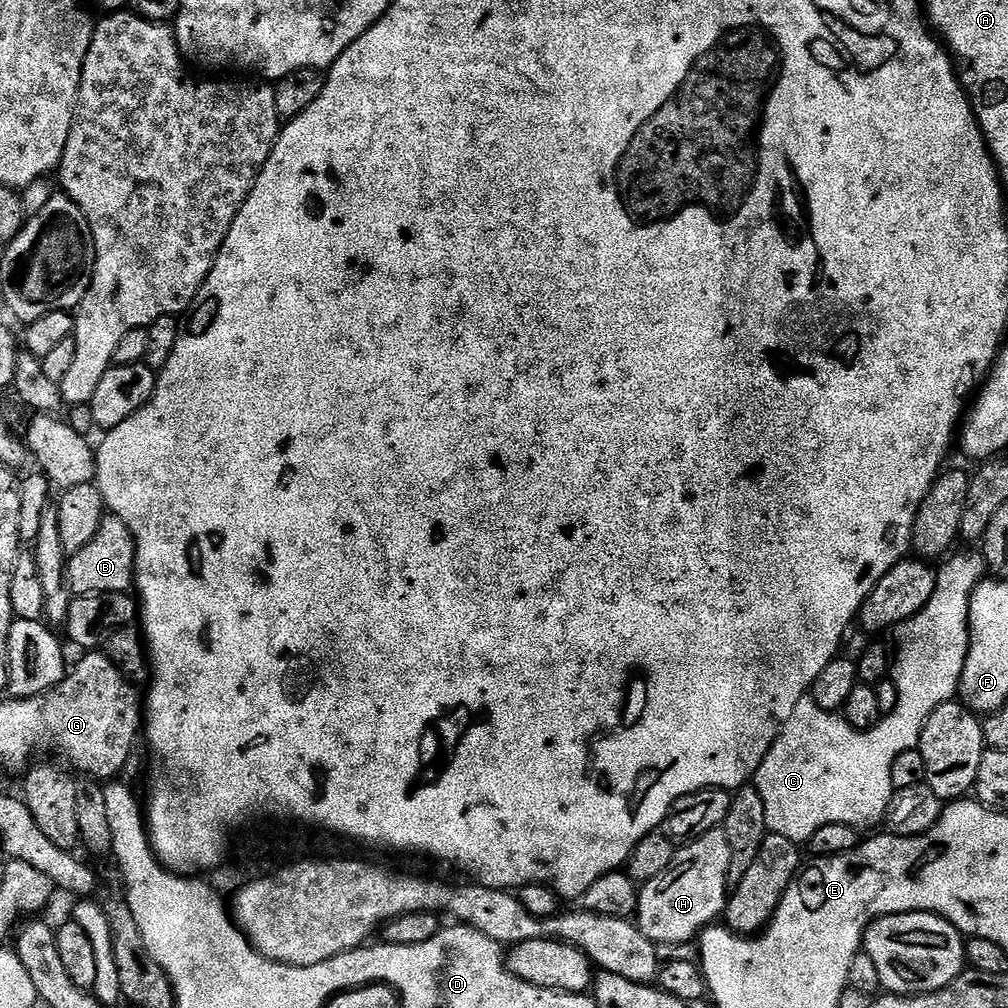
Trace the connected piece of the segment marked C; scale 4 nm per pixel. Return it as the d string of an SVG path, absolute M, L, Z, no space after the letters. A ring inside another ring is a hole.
M959 551L949 555L947 559L939 565L941 568L938 568L936 572L937 586L934 590L933 597L927 602L925 608L895 629L894 679L898 686L898 706L894 706L892 713L883 717L880 724L871 728L869 732L859 732L858 729L851 728L850 725L844 721L843 715L822 710L810 698L806 698L802 702L798 702L798 706L794 706L794 714L790 714L790 718L785 722L783 728L781 728L778 738L774 742L774 746L766 754L762 766L758 766L754 777L754 786L762 794L762 802L768 805L768 826L769 829L774 830L775 835L781 836L782 838L790 838L795 844L803 845L815 832L822 830L822 826L849 824L849 826L854 829L864 830L867 824L876 824L879 820L881 823L881 821L887 817L888 807L892 801L892 793L894 791L892 783L890 782L890 766L894 766L894 758L898 758L898 754L902 754L905 748L919 748L920 731L926 726L930 714L934 714L934 710L938 710L938 706L949 703L949 701L957 695L960 686L962 670L966 662L966 654L968 653L968 611L970 610L970 602L972 601L972 592L979 586L980 581L985 579L986 565L984 563L984 557L979 551L958 552Z

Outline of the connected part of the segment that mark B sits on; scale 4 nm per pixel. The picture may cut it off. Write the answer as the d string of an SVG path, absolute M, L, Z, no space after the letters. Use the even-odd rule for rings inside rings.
M105 515L98 534L89 545L68 558L68 586L73 596L82 594L106 594L107 592L131 593L136 579L136 543L130 526L122 518Z

